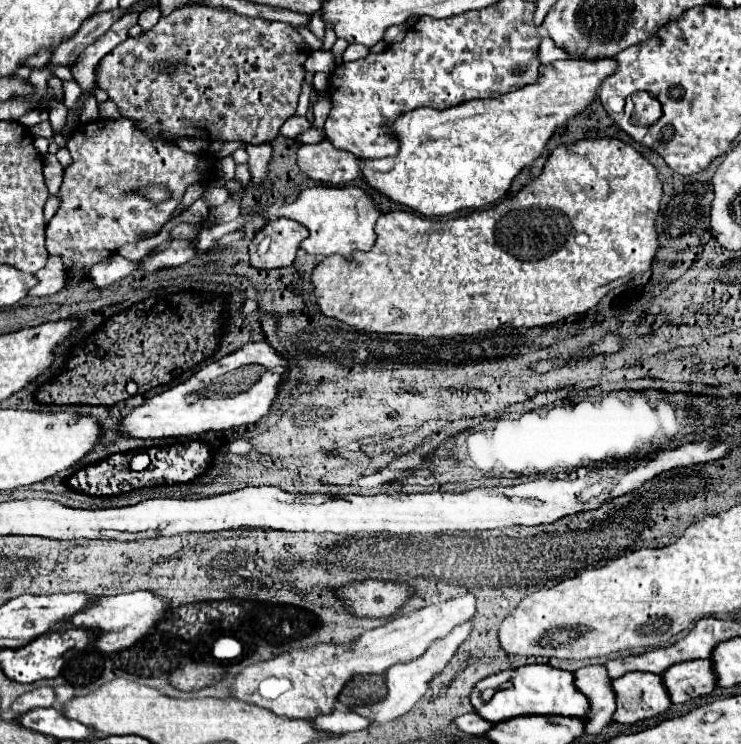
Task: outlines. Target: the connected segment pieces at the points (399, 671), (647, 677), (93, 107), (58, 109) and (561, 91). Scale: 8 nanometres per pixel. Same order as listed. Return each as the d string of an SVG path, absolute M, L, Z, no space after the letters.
M467 622L467 624L461 624L461 626L455 626L449 636L445 636L445 638L433 642L433 644L429 646L429 650L427 650L421 658L417 658L417 660L413 660L413 662L407 662L407 664L397 664L397 666L389 668L389 670L387 670L387 690L389 690L387 696L385 696L381 702L377 702L377 704L363 706L363 708L355 708L355 712L357 712L359 716L367 718L367 720L371 722L371 726L379 726L379 724L393 722L395 718L399 718L399 716L403 716L405 712L409 712L409 710L415 706L415 702L425 694L427 682L429 682L435 674L439 674L439 672L445 668L445 664L451 660L451 656L453 656L455 650L459 648L459 644L469 636L469 630L471 630L471 624L469 624L469 622Z
M625 674L613 680L613 690L617 694L617 714L613 714L613 720L621 724L653 718L671 706L669 692L657 674Z
M91 96L85 106L83 106L83 112L81 112L81 120L83 122L93 122L97 120L97 100Z
M53 104L53 108L49 110L49 122L53 126L53 132L61 132L65 124L65 116L67 116L65 104Z
M613 58L607 60L557 60L539 70L539 84L523 86L505 96L485 98L485 100L469 100L461 102L449 110L433 110L433 108L417 108L409 114L397 118L393 124L393 132L399 138L399 154L395 158L381 160L363 160L361 176L365 182L391 198L393 202L405 204L423 216L445 216L463 208L483 208L497 202L511 186L511 182L519 176L525 166L533 166L535 160L541 158L549 138L557 132L557 128L565 126L567 120L573 120L583 110L587 110L601 88L601 82L615 74L617 62Z

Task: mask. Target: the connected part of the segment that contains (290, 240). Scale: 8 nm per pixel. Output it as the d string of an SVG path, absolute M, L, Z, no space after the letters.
M277 218L267 222L255 232L255 238L249 244L251 266L263 270L289 266L295 260L299 244L307 236L309 230L295 220Z

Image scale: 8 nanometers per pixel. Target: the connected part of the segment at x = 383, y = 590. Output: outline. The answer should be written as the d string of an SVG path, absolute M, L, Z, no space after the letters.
M365 580L357 584L345 584L337 590L337 596L345 600L355 616L391 616L411 596L413 588L407 584Z

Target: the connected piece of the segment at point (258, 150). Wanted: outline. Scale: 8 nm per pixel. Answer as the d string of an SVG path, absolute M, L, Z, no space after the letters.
M249 144L247 154L249 154L251 180L255 184L259 184L267 176L267 164L269 164L269 158L271 158L271 146L269 144Z

